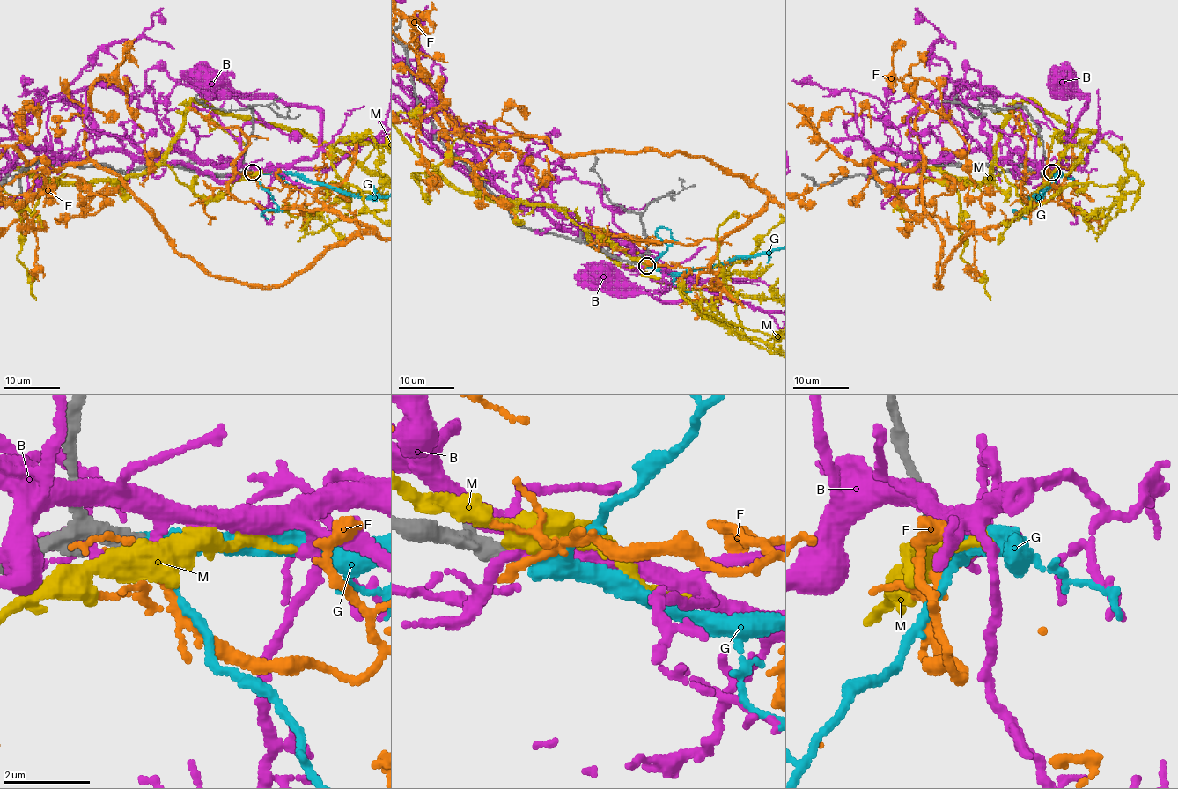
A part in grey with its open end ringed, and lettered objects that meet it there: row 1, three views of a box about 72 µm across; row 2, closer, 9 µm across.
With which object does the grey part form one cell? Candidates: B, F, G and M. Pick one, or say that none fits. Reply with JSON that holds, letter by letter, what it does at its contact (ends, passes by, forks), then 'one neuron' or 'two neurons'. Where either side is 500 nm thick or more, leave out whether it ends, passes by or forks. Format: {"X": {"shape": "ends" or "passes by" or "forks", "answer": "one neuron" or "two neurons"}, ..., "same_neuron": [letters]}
{"B": {"shape": "passes by", "answer": "two neurons"}, "F": {"shape": "ends", "answer": "two neurons"}, "G": {"shape": "passes by", "answer": "one neuron"}, "M": {"answer": "two neurons"}, "same_neuron": ["G"]}

